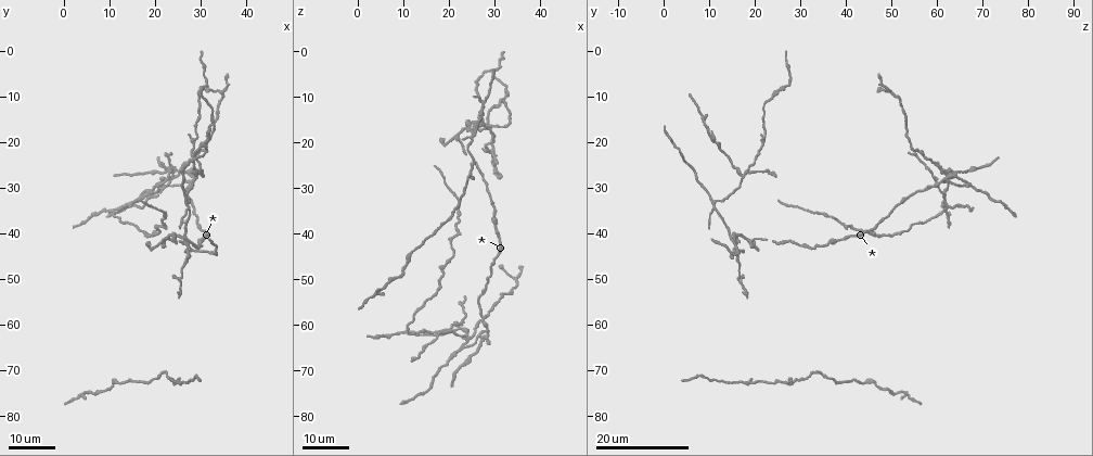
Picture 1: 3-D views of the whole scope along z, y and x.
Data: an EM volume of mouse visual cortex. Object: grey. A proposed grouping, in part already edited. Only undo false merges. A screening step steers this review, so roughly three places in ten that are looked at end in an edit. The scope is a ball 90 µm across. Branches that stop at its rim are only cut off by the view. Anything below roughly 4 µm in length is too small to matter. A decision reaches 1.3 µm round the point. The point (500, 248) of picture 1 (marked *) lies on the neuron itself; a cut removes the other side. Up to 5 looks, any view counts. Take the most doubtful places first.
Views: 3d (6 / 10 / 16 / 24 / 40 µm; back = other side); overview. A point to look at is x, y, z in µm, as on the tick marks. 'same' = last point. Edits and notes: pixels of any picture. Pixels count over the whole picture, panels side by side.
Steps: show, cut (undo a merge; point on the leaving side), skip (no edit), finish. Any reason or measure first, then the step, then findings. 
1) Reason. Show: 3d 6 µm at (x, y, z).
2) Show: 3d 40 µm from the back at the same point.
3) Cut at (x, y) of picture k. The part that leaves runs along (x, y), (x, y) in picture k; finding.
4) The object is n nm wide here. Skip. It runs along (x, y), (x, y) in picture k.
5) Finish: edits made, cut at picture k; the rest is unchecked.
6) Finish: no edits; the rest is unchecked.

Looks like a crossing. Show: 3d 16 µm at (24.0, 27.5, 62.5).

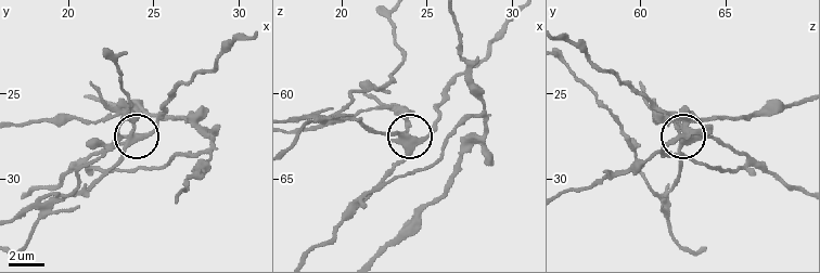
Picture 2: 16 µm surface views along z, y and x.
Show: 3d 10 µm at (23.9, 27.6, 62.6).

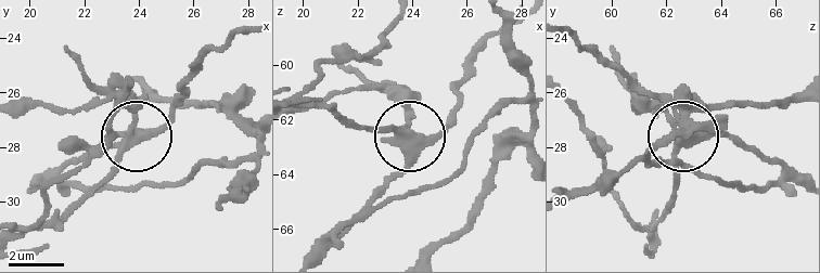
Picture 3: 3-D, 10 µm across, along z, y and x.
5 arms meet here. Cut at (406, 109) of picture 3. The part that leaves runs along (127, 143), (113, 169), (56, 218), (22, 230) in picture 3; a second neuron is stuck on.

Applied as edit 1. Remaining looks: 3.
See it whole again. Show: overview.

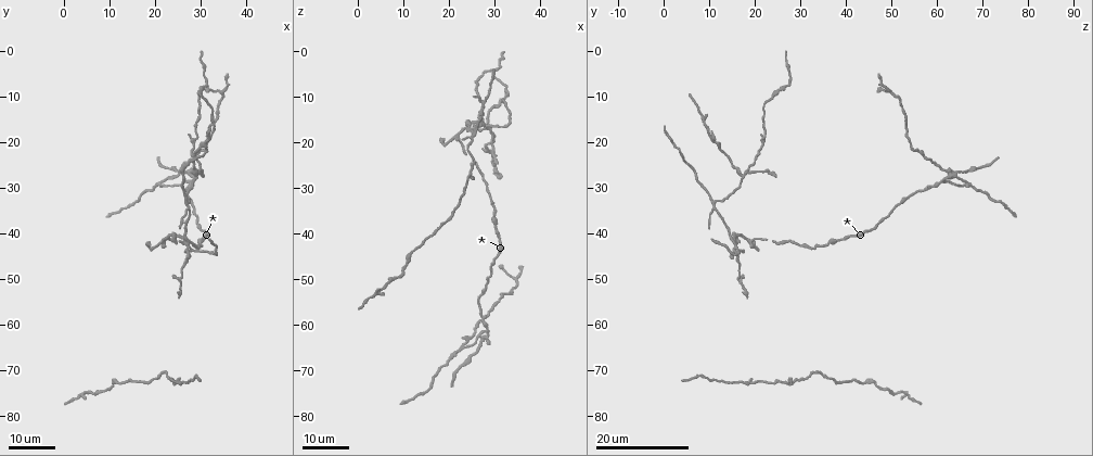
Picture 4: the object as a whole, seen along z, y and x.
Looks like a crossing. Show: 3d 24 µm at (21.5, 42.0, 18.5).

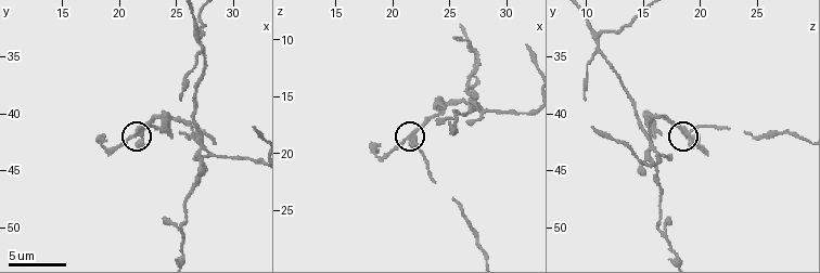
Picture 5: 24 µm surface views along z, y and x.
Show: 3d 6 µm at (21.8, 41.4, 18.4).

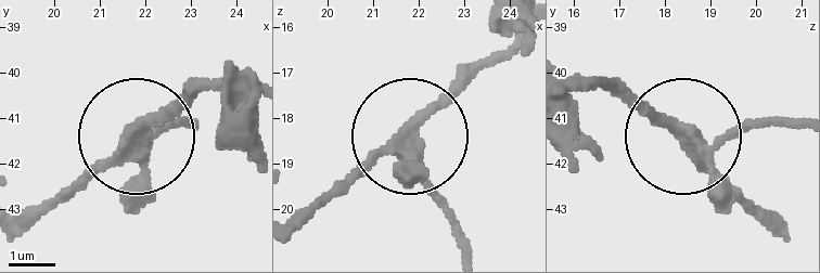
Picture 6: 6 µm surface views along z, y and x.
Cut at (79, 189) of picture 6. The part that leaves runs along (704, 157), (626, 91), (591, 87) in picture 6; two neurons meet here.

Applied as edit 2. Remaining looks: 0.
Finish: edits made, cut at picture 3, cut at picture 6; the rest is unchecked.

